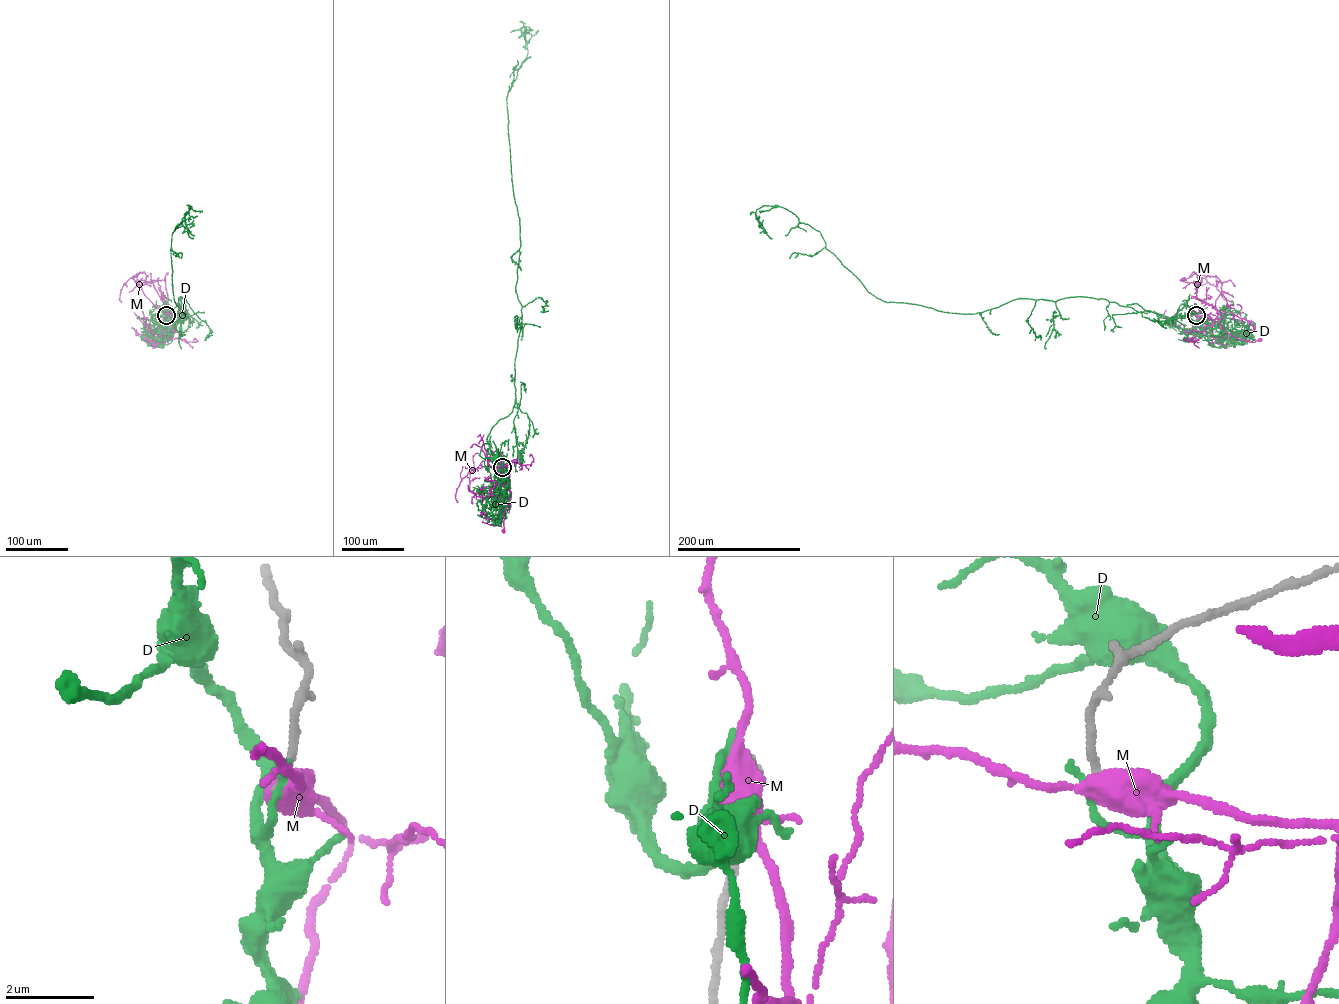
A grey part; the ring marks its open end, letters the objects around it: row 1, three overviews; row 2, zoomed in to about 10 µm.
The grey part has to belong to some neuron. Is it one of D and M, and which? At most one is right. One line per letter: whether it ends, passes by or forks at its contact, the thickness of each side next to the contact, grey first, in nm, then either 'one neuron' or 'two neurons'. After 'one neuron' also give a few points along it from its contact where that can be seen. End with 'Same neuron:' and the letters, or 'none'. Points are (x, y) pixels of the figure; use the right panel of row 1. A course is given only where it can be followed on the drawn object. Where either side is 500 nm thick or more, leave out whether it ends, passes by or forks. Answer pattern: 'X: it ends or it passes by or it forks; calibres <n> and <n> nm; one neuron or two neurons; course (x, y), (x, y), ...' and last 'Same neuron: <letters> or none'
D: it ends; calibres 180 and 220 nm; two neurons
M: it passes by; calibres 190 and 480 nm; two neurons
Same neuron: none

